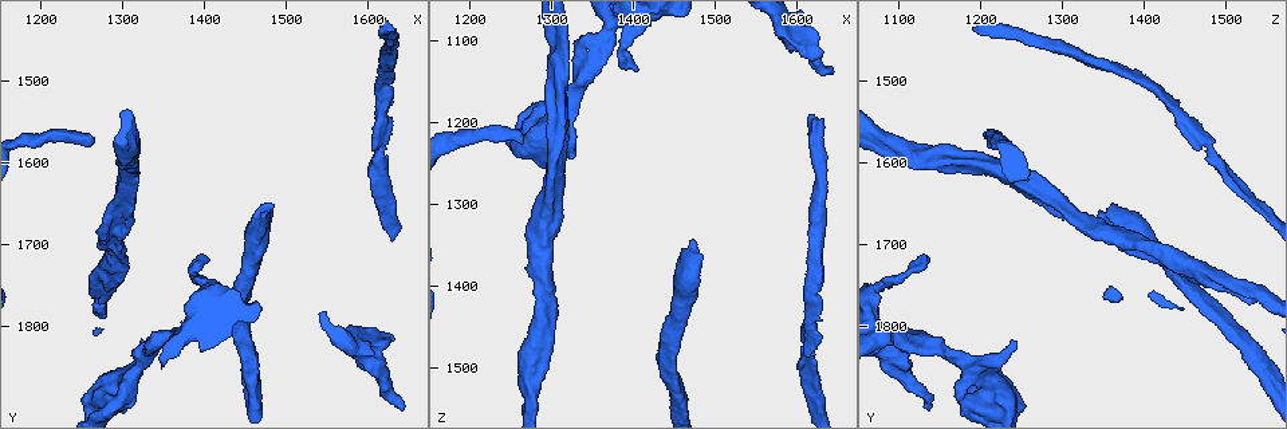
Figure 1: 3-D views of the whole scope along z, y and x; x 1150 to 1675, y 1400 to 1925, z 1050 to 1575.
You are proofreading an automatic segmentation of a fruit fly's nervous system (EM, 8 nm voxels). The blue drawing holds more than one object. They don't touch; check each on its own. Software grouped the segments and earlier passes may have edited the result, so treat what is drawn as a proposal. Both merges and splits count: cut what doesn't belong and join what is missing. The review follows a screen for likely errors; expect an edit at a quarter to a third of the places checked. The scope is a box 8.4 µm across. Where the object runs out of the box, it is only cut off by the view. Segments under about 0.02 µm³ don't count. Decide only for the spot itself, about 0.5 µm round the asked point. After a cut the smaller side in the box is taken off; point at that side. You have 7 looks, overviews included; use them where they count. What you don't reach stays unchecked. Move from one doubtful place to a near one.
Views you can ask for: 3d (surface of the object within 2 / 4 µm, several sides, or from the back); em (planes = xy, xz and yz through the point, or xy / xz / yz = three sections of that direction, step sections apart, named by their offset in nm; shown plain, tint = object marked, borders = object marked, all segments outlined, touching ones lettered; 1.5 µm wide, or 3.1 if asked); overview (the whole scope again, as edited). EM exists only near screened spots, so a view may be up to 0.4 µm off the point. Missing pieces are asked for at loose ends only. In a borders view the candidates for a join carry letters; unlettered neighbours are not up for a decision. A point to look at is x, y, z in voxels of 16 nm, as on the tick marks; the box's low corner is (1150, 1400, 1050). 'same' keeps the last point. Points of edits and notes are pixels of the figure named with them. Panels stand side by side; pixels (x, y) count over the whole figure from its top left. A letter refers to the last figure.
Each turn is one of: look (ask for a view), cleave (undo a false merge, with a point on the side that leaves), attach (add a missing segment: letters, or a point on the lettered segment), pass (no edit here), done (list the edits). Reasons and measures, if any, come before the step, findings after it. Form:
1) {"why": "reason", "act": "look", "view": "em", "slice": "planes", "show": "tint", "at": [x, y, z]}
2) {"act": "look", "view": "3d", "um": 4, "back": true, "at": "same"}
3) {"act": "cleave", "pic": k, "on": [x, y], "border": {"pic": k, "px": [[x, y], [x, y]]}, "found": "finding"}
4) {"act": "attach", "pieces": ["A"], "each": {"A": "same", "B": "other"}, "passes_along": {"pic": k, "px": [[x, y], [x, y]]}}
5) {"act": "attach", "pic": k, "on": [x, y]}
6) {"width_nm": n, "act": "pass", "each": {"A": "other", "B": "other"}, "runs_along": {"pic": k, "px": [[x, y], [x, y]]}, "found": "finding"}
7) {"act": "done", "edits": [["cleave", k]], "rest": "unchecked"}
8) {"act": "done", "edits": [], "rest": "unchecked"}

{"why": "end of a long branch", "act": "look", "view": "3d", "um": 2, "at": [1260, 1575, 1225]}

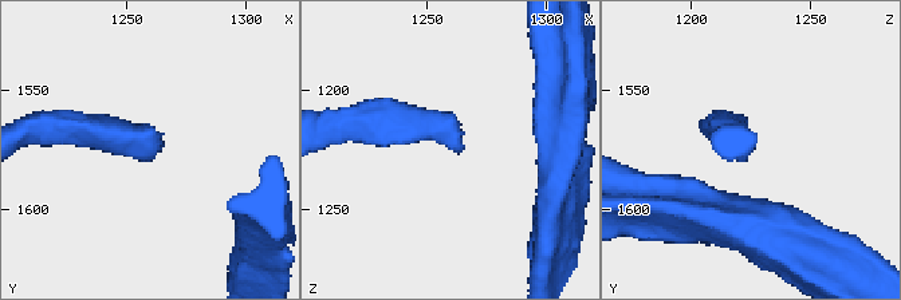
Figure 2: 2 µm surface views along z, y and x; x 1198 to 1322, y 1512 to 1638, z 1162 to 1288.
{"act": "look", "view": "em", "slice": "xz", "step": 4, "show": "borders", "at": [1262, 1575, 1225]}

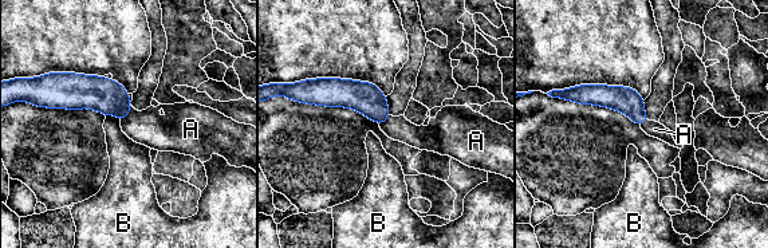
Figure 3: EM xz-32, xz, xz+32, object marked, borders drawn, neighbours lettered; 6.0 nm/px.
{"width_nm": 150, "act": "attach", "pieces": ["A"], "each": {"A": "same", "B": "other"}, "passes_along": {"pic": 3, "px": [[97, 93], [128, 114], [164, 133]]}, "found": "the neuron continues"}

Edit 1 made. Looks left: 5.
{"why": "thin end", "act": "look", "view": "em", "slice": "yz", "step": 8, "show": "tint", "at": [1325, 1815, 1245]}

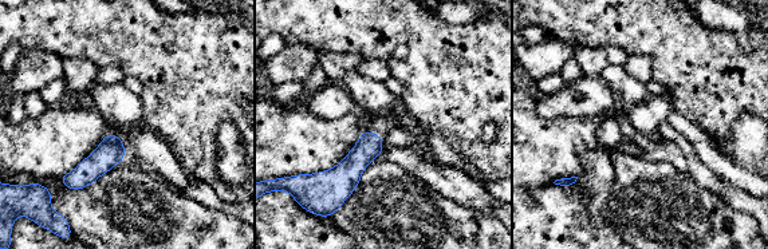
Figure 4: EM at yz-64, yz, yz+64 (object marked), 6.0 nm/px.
{"why": "another direction", "act": "look", "view": "em", "slice": "planes", "show": "borders", "at": "same"}

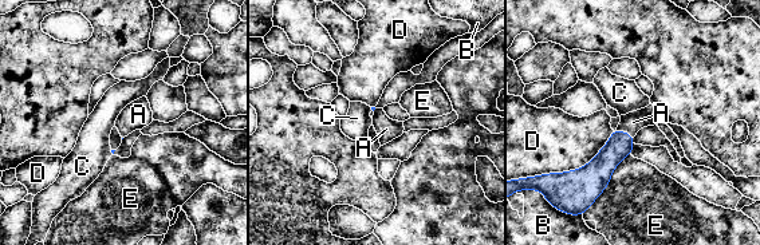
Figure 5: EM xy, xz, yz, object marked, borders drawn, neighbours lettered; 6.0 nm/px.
{"act": "attach", "pieces": ["A"], "each": {"A": "same", "B": "other", "C": "other", "D": "other", "E": "other"}, "passes_along": {"pic": 5, "px": [[619, 145], [625, 133], [633, 122]]}, "found": "it goes on there"}

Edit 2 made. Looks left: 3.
{"act": "look", "view": "overview"}

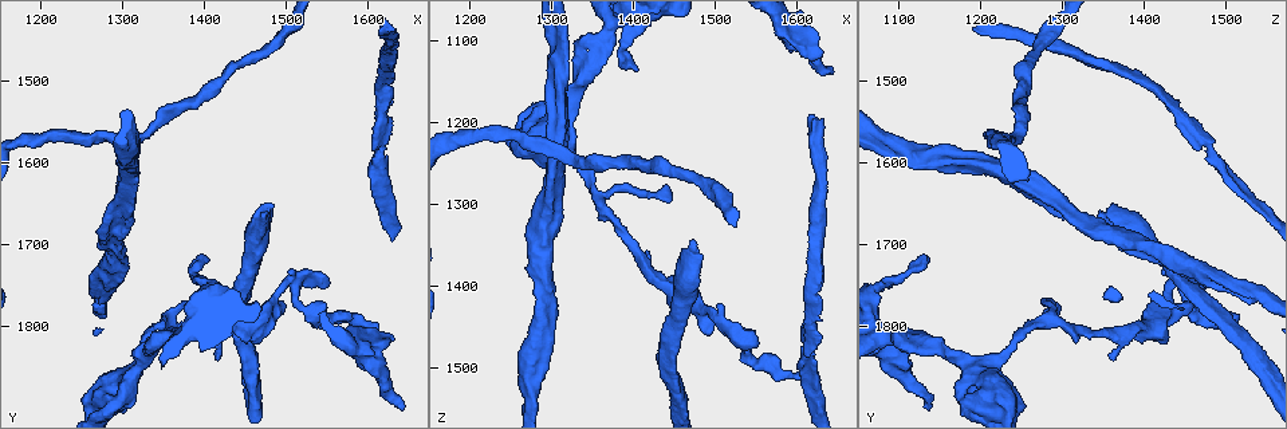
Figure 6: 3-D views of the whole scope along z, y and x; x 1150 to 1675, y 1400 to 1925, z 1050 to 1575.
{"why": "an open end", "act": "look", "view": "3d", "um": 2, "at": [1640, 1895, 1140]}

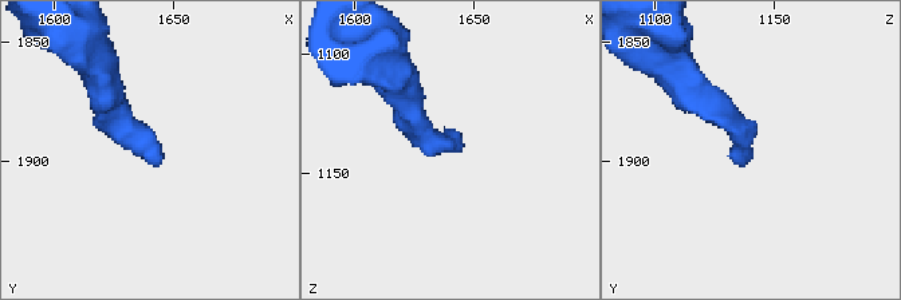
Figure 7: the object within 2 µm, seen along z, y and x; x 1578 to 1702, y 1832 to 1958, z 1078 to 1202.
{"why": "need the tissue", "act": "look", "view": "em", "slice": "planes", "show": "borders", "at": [1644, 1897, 1141]}

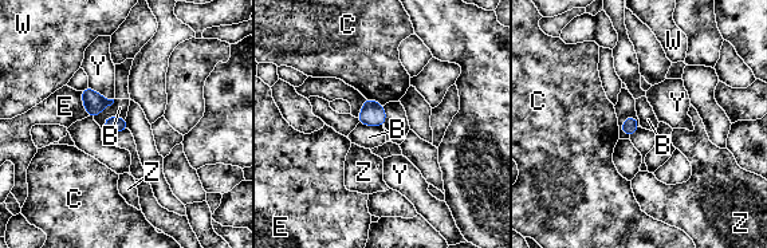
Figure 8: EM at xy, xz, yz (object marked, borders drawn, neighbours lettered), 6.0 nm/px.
{"act": "pass", "each": {"B": "other", "C": "other", "E": "other", "W": "other", "Y": "other", "Z": "other"}, "border": {"pic": 8, "px": [[125, 117], [107, 117], [102, 128]]}, "found": "none of them fits"}

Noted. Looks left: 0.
{"act": "done", "edits": [["attach", 3], ["attach", 5]], "rest": "unchecked"}

